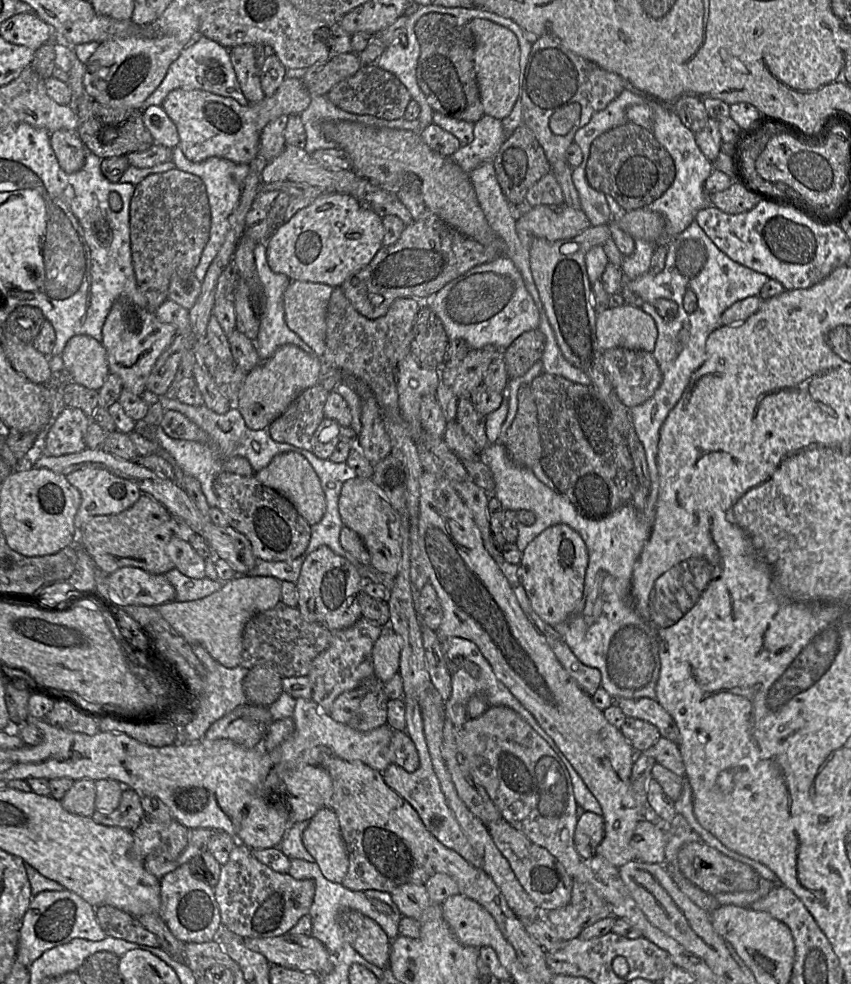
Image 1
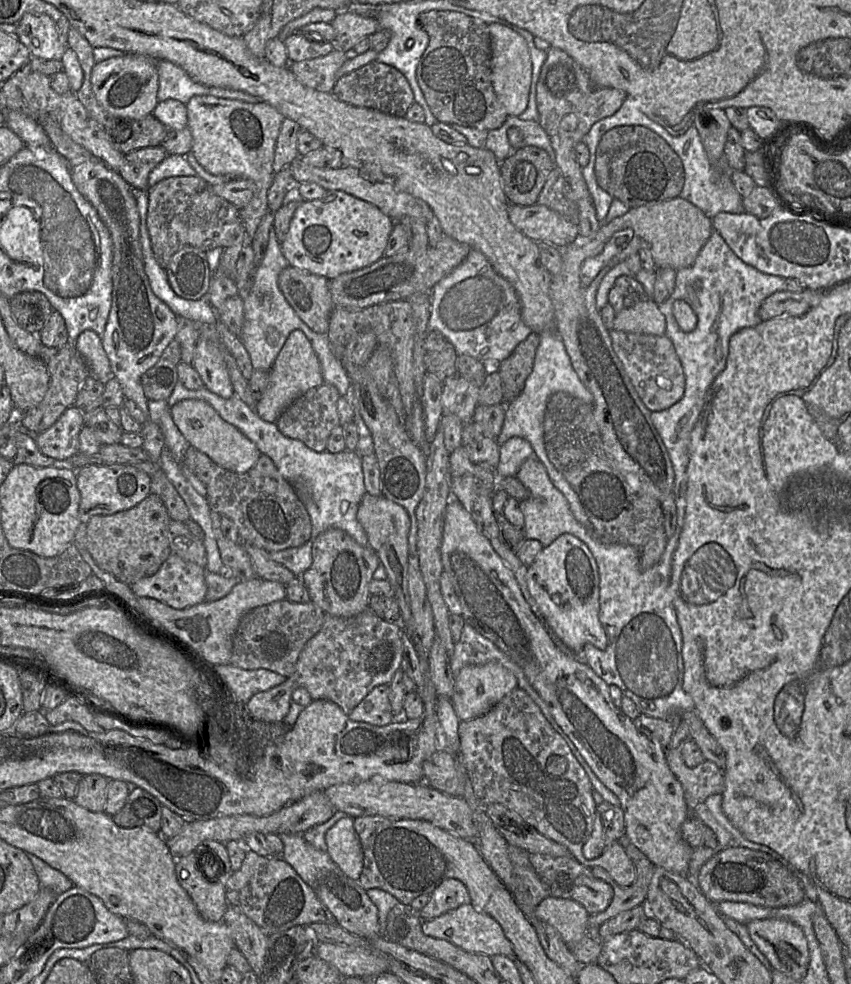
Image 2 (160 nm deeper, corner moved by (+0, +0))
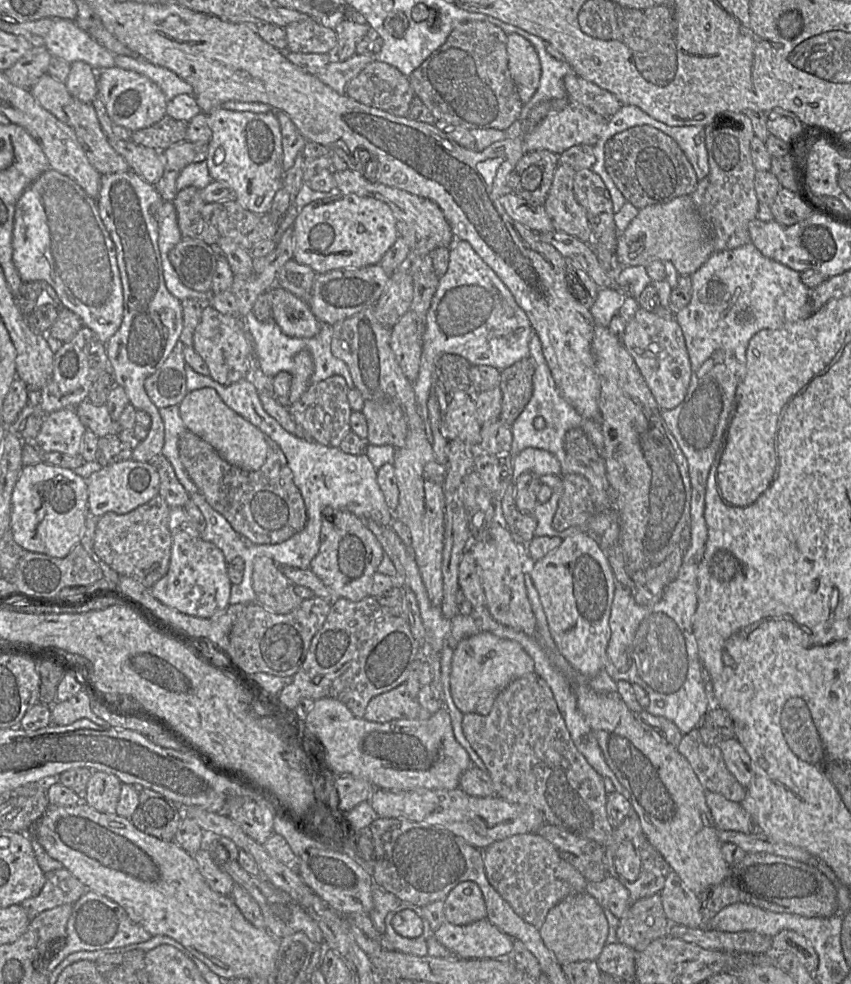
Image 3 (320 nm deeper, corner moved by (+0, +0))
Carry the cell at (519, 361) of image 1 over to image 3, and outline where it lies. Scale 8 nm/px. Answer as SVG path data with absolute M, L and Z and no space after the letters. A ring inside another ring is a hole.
M532 357L523 358L500 370L500 420L510 428L531 399L534 373L535 361Z

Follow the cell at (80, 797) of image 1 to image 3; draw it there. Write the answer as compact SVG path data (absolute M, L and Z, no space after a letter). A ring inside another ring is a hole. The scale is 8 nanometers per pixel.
M93 771L84 802L101 813L114 814L121 793L122 782L115 775Z

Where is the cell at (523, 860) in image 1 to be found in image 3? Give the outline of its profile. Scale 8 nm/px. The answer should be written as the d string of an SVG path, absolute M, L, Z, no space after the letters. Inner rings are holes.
M607 876L600 882L588 881L585 892L592 895L599 904L619 919L633 904L629 890L616 878Z

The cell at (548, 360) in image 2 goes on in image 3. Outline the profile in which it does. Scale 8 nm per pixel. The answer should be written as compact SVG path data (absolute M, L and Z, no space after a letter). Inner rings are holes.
M533 333L530 340L529 351L530 357L535 361L533 394L524 410L511 426L513 439L510 454L515 456L528 447L539 448L553 453L561 464L561 476L577 473L584 475L589 480L591 484L591 498L597 511L602 512L611 508L603 492L603 487L606 484L605 477L600 478L590 468L586 468L585 465L580 465L580 462L576 460L573 463L569 462L566 458L564 448L565 433L571 428L581 427L603 457L604 438L600 429L600 423L596 420L584 419L560 393L543 355L540 338L535 333Z

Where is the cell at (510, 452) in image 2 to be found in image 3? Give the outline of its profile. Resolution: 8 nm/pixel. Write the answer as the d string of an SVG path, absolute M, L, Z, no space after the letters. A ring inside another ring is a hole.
M528 447L513 456L513 481L526 472L537 476L545 474L561 476L561 464L553 453Z

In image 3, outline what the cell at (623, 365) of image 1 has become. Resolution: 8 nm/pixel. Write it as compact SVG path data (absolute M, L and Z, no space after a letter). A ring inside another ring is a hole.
M640 308L626 323L621 341L633 357L662 410L673 409L685 398L691 379L691 363L682 329L674 316L661 318Z

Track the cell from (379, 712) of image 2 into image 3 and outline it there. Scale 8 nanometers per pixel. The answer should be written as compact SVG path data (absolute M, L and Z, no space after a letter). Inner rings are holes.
M405 683L394 689L373 697L363 719L370 722L385 723L396 719L427 720L432 713L424 709L416 698L412 698Z

